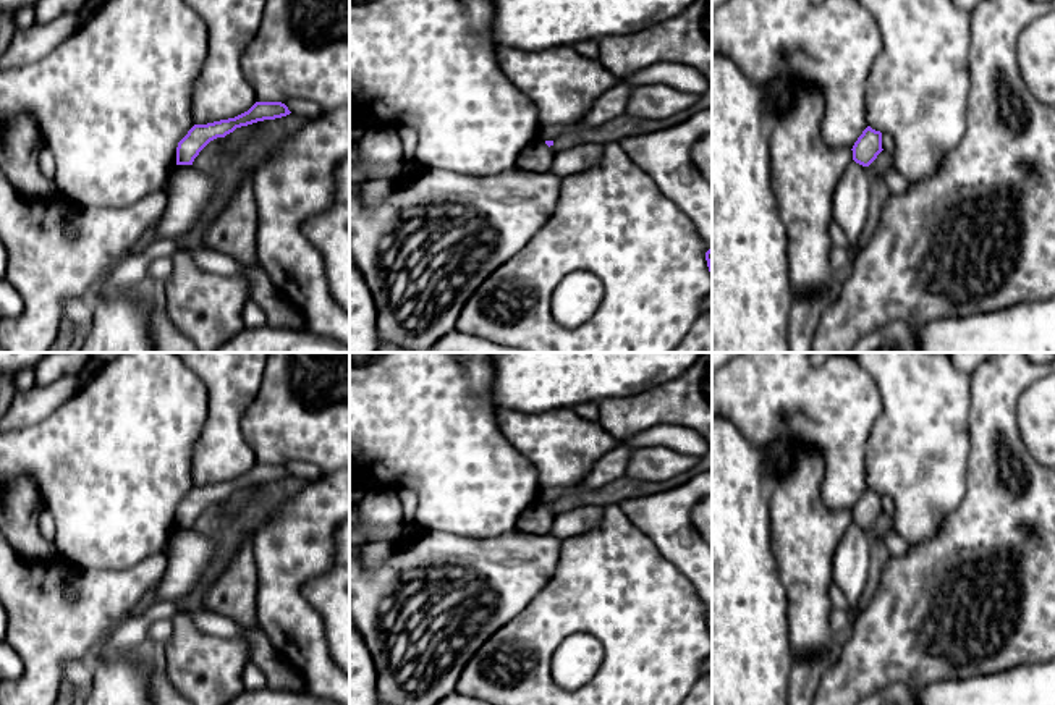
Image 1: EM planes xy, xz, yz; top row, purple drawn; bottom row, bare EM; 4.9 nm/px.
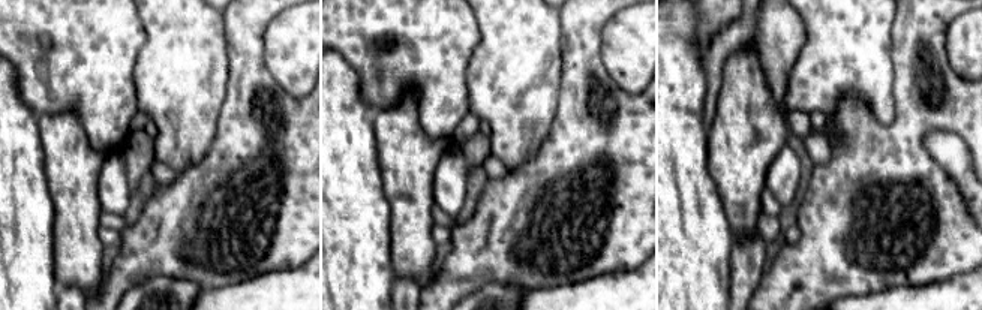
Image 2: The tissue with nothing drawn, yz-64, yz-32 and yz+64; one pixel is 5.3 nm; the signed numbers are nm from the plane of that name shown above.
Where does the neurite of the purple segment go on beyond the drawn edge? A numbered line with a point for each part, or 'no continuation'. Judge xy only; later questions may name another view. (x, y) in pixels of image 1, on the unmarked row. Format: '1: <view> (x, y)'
no continuation

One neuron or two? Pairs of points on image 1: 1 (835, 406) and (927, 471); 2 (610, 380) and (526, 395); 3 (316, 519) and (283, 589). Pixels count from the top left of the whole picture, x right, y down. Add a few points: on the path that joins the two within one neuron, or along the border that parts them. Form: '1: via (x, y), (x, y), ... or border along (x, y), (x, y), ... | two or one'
1: border along (879, 393), (881, 414), (866, 443), (864, 468) | two
2: via (589, 380), (547, 380) | one
3: via (300, 537), (288, 550), (283, 571) | one

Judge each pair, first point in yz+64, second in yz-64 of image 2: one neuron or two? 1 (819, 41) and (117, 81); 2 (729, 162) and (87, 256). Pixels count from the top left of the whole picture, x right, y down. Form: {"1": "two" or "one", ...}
{"1": "two", "2": "one"}

